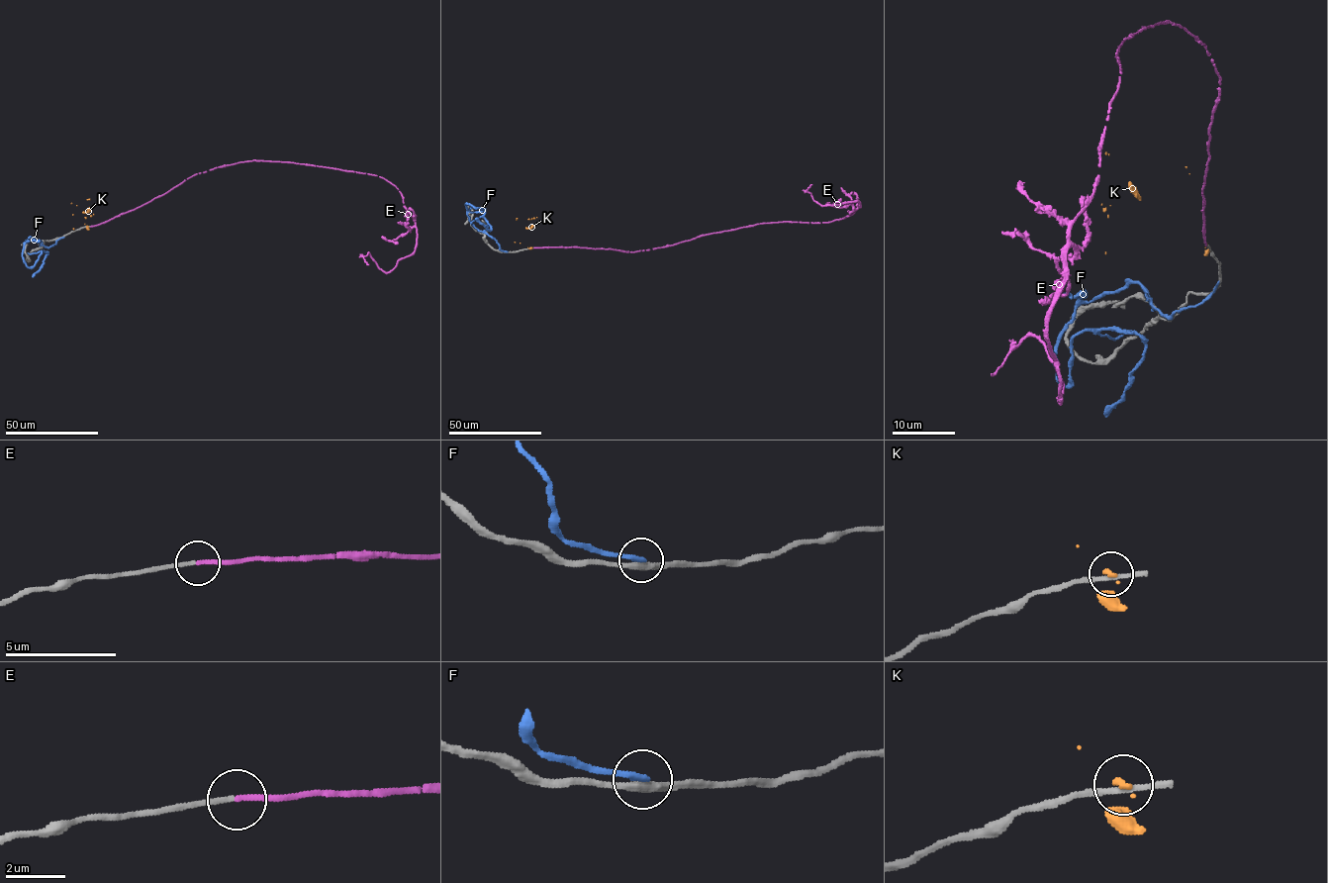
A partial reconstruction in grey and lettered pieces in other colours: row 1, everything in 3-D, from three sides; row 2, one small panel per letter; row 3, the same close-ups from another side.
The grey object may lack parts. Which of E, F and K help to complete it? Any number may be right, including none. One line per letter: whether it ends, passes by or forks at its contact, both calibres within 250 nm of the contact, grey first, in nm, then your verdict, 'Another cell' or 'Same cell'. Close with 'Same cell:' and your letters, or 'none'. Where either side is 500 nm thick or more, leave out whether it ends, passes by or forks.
E: It ends there. Thickness 180 nm (grey) against 200 nm. Same cell
F: It ends there. Thickness 320 nm (grey) against 220 nm. Another cell
K: It ends there. Thickness 180 nm (grey) against 130 nm. Another cell
Same cell: E

